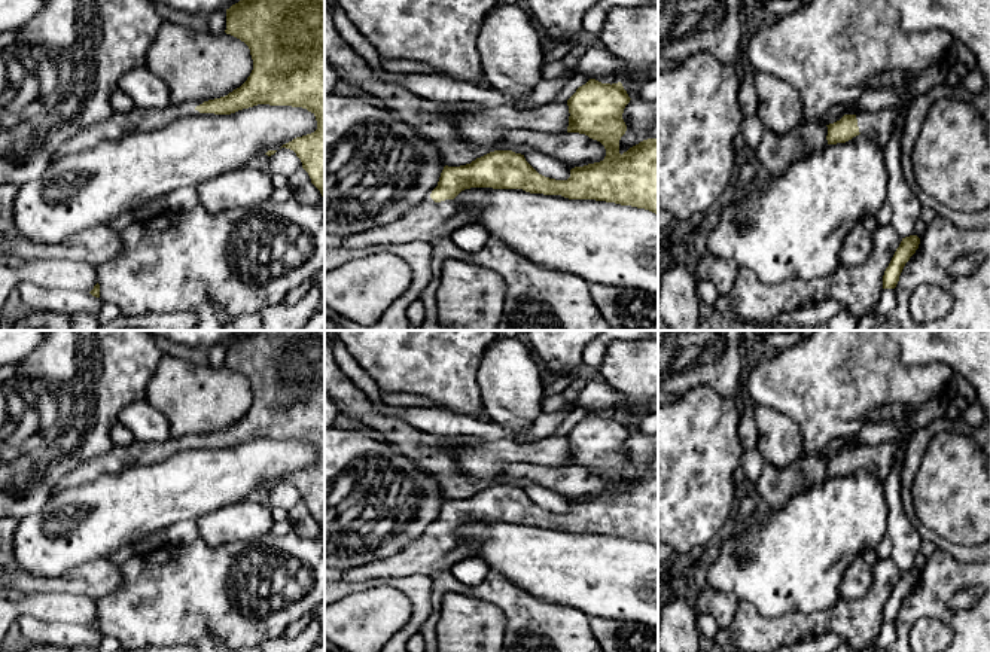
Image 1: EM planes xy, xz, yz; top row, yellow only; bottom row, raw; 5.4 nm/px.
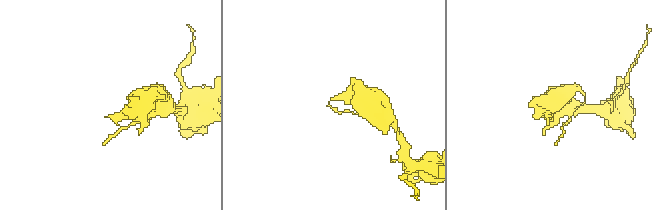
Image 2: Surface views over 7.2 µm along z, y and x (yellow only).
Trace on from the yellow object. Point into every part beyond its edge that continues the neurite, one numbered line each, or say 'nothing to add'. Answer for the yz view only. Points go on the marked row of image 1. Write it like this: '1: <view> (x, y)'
1: yz (879, 125)

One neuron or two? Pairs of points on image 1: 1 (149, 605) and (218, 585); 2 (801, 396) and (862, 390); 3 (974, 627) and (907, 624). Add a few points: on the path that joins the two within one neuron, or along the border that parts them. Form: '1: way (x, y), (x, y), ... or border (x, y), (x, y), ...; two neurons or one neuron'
1: way (165, 600), (174, 596), (201, 593); one neuron
2: way (816, 390), (847, 390); one neuron
3: way (957, 621), (941, 611), (922, 611); one neuron

